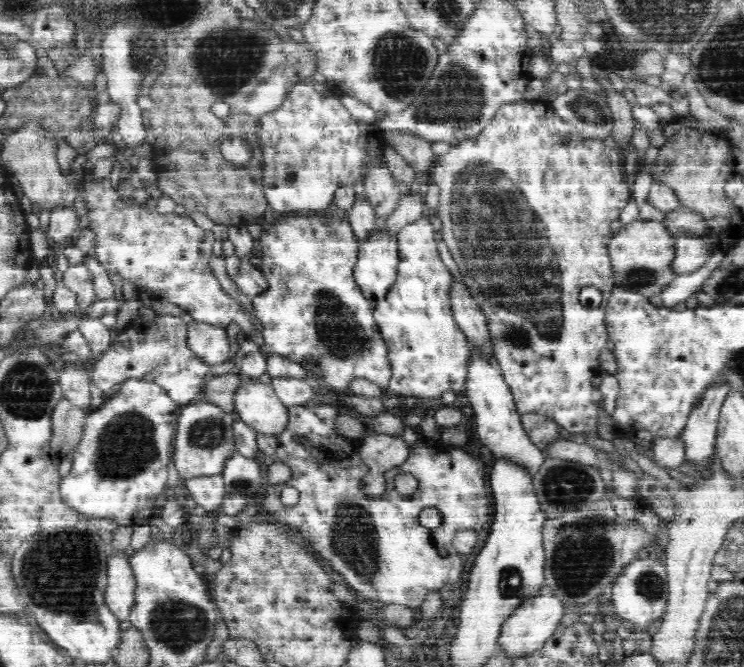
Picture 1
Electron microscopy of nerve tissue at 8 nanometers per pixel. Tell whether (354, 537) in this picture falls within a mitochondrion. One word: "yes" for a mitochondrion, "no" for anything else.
yes

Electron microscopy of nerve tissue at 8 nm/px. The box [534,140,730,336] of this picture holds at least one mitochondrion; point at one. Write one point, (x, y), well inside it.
(642, 276)

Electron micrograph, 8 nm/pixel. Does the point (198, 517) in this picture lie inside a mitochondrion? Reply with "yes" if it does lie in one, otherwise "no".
no

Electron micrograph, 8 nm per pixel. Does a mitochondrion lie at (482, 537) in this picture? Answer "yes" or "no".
no

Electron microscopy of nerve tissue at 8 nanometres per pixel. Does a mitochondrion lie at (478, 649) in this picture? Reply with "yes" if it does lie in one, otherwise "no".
no

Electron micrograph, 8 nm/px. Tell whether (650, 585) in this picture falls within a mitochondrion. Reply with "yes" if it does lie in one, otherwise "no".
yes

